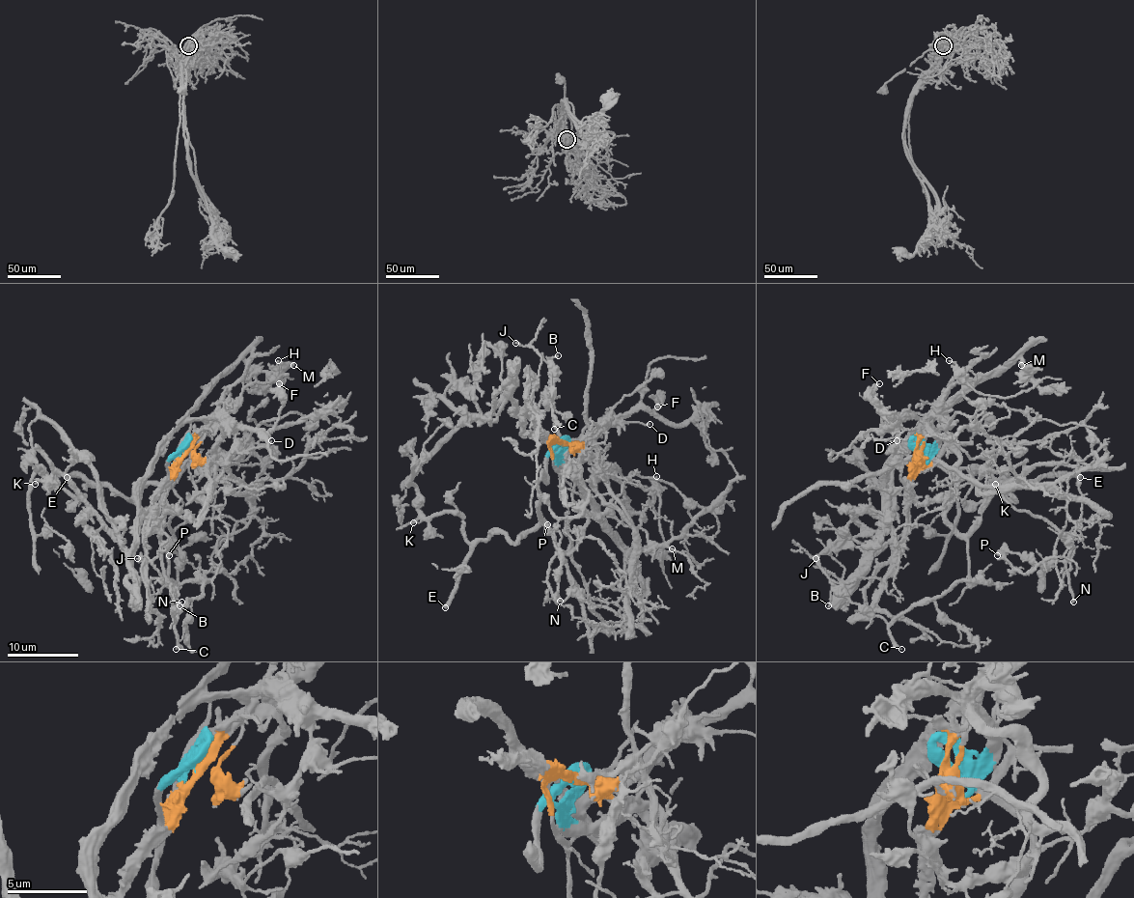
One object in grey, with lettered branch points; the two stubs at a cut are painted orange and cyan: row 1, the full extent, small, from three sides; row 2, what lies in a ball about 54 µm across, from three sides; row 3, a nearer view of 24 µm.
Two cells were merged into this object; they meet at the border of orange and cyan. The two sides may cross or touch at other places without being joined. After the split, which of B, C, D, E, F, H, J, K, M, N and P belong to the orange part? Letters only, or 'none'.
D, F, H, J, M

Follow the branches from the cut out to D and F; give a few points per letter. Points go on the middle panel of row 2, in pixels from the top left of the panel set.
D: (560, 444), (572, 444), (579, 451), (585, 451), (602, 428), (624, 423), (649, 425)
F: (560, 444), (572, 444), (579, 451), (617, 419), (627, 417), (633, 412), (652, 410), (661, 400), (658, 406)

